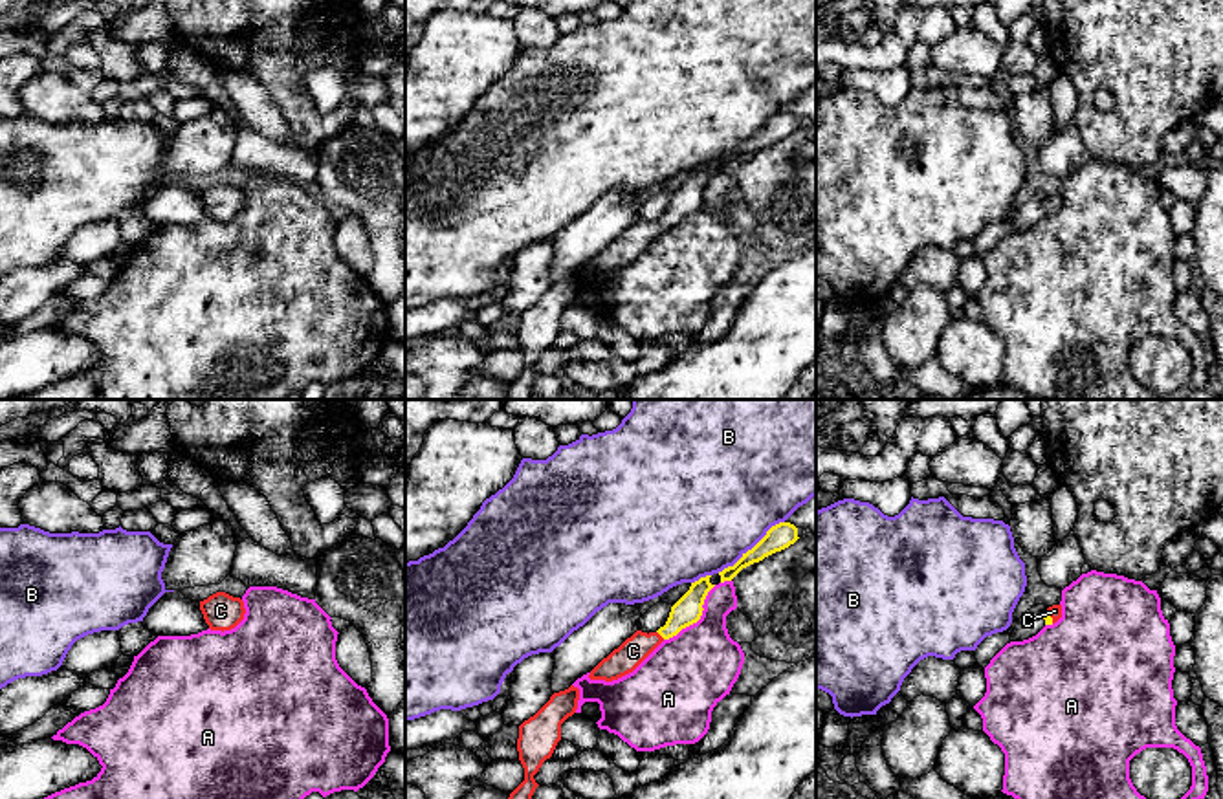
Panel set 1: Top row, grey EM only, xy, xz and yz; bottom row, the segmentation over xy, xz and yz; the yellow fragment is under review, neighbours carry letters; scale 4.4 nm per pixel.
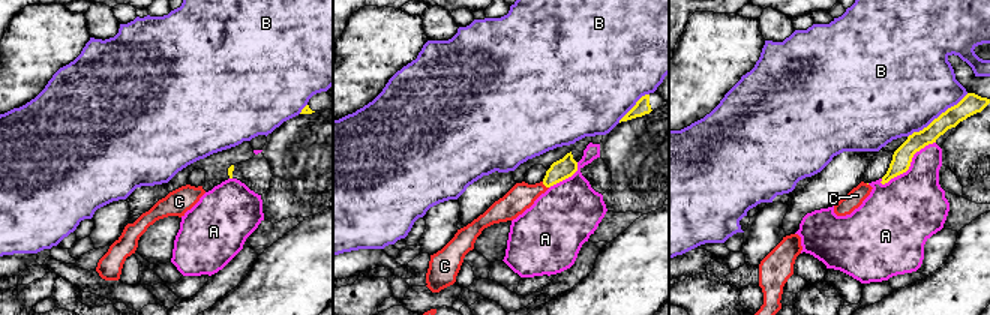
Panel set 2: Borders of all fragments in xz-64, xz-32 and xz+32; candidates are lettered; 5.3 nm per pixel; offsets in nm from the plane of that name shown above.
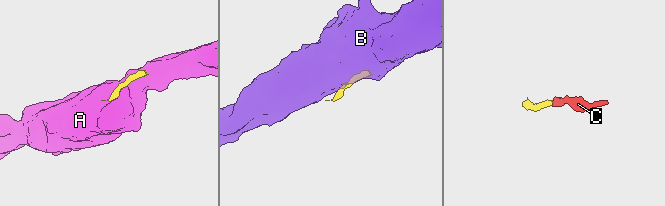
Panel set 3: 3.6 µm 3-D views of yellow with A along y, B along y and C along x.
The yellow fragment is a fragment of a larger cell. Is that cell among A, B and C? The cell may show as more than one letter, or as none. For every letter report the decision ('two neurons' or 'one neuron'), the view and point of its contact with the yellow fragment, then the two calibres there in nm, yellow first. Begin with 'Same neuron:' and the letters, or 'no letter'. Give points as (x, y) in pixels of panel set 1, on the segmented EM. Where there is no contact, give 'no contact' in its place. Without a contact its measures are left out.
Same neuron: C
A: two neurons; contact xz (697, 620); calibres 120 and 360 nm
B: two neurons; contact xz (752, 548); calibres 110 and 500 nm
C: one neuron; contact xz (661, 634); calibres 120 and 120 nm

